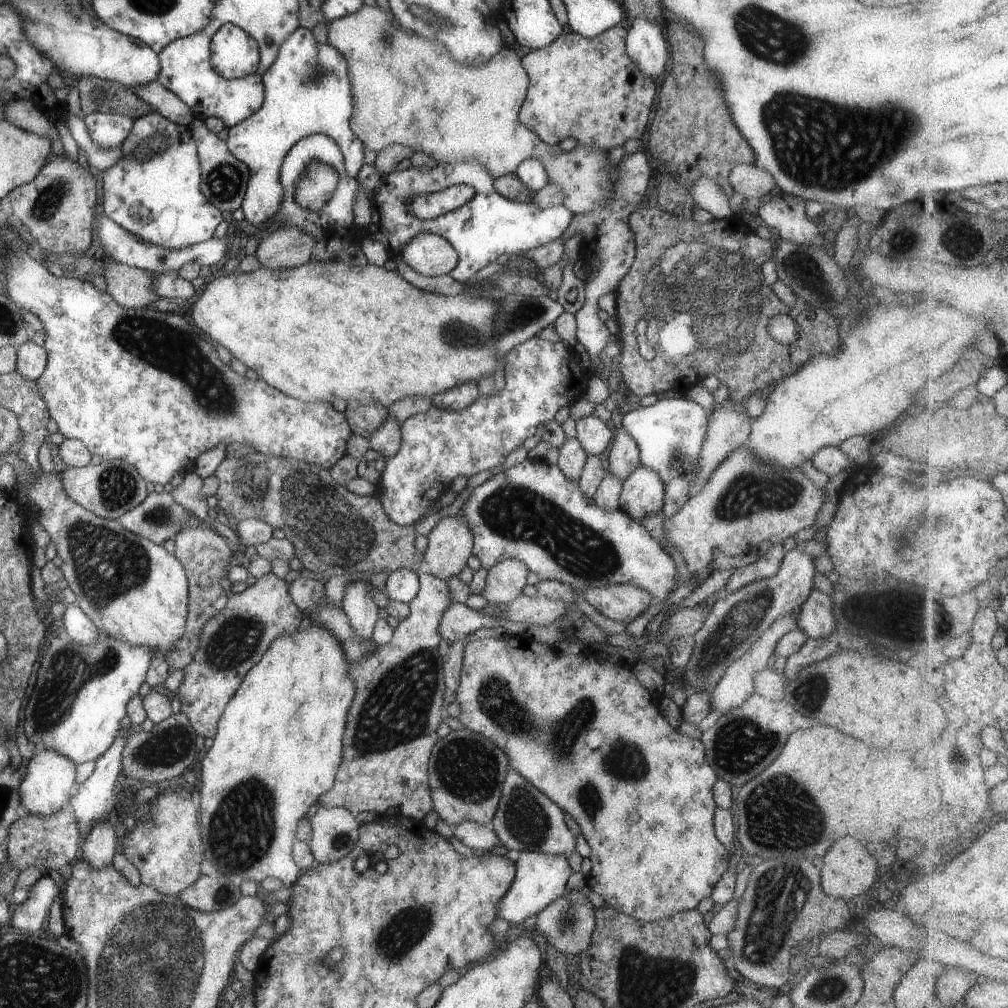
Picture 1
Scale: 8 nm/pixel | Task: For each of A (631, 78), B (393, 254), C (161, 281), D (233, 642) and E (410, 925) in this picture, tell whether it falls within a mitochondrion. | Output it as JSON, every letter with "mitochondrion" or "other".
{"A":"other","B":"other","C":"other","D":"mitochondrion","E":"mitochondrion"}

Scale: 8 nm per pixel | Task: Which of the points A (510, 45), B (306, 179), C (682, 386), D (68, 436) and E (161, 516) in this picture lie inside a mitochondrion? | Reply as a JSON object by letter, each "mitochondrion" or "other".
{"A":"other","B":"other","C":"other","D":"other","E":"mitochondrion"}

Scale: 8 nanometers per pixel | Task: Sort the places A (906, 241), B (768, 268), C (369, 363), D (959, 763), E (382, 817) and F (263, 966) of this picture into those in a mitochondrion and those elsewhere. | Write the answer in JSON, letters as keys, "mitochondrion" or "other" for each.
{"A":"other","B":"mitochondrion","C":"other","D":"mitochondrion","E":"other","F":"other"}

